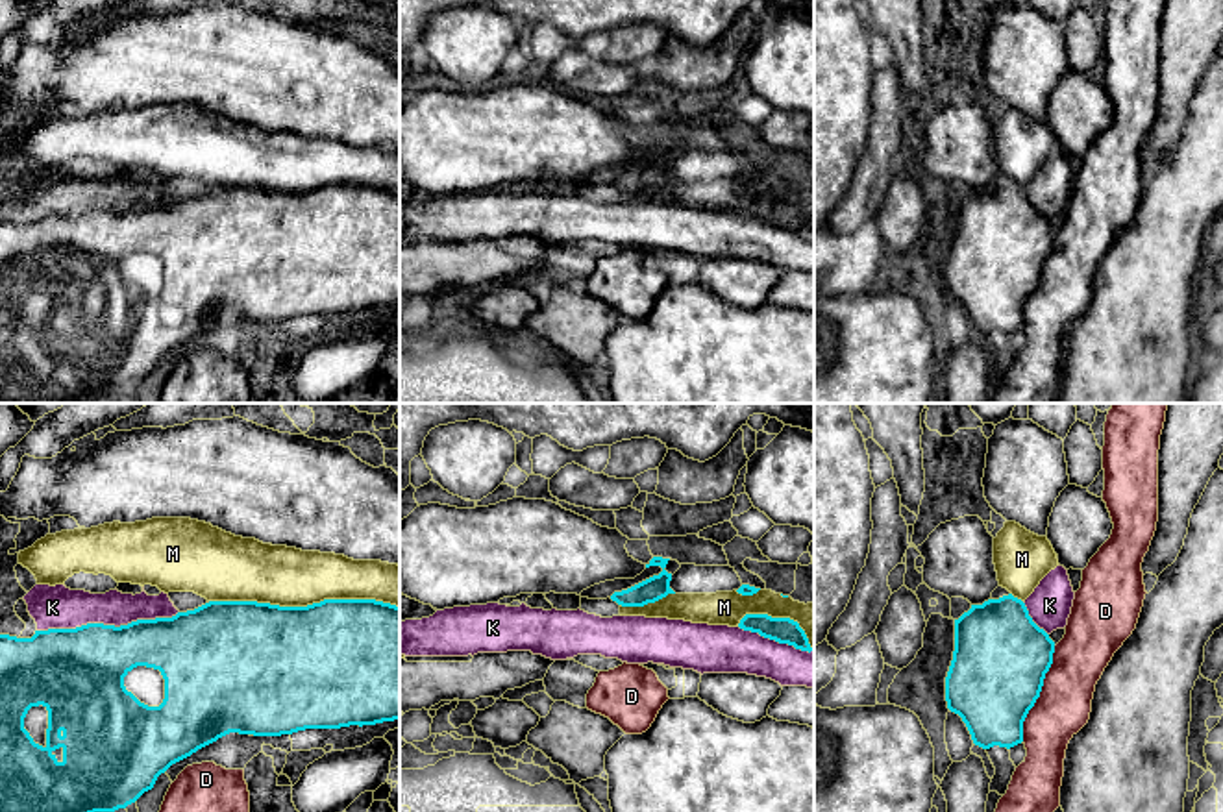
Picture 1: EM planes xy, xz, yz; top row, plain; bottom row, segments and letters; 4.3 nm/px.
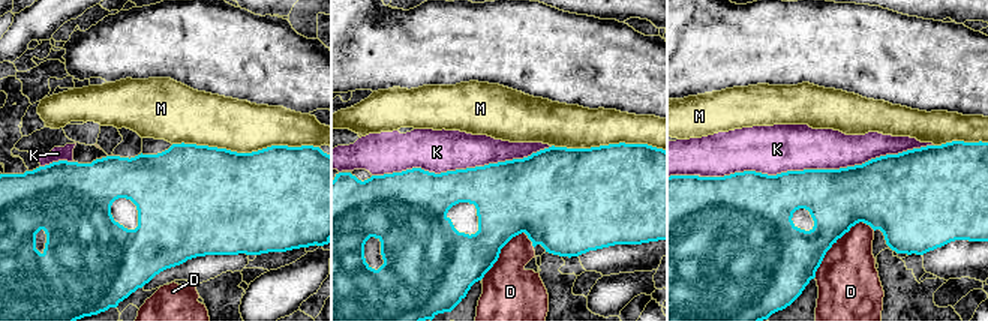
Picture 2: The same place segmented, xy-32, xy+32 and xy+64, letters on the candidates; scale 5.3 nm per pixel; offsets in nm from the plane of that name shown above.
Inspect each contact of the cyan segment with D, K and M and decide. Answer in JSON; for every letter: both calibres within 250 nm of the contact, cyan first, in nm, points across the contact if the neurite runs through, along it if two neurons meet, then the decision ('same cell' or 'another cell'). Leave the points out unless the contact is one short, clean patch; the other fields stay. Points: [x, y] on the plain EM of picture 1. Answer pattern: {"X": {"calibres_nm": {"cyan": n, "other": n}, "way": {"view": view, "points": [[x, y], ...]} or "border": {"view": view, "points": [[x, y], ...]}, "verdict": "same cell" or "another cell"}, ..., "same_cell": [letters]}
{"D": {"calibres_nm": {"cyan": 420, "other": 240}, "verdict": "another cell"}, "K": {"calibres_nm": {"cyan": 400, "other": 190}, "verdict": "same cell"}, "M": {"calibres_nm": {"cyan": 500, "other": 260}, "verdict": "another cell"}, "same_cell": ["K"]}

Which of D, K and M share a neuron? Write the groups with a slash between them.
D / K / M

